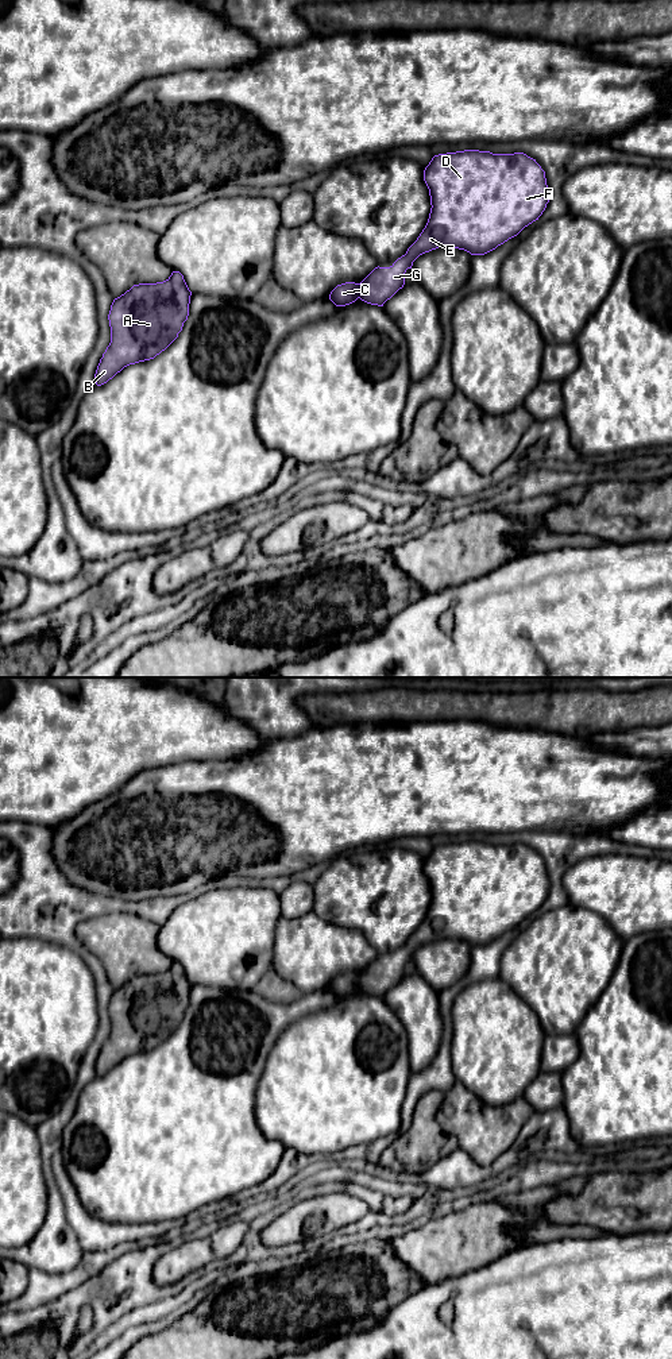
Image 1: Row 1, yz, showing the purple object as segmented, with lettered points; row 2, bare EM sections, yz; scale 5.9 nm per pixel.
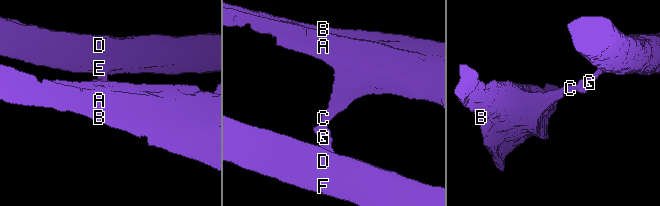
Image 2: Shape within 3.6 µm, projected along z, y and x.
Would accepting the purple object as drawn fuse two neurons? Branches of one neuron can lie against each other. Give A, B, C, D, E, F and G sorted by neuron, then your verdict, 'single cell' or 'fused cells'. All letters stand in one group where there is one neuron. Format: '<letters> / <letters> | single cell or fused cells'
A B C / D E F G | fused cells

